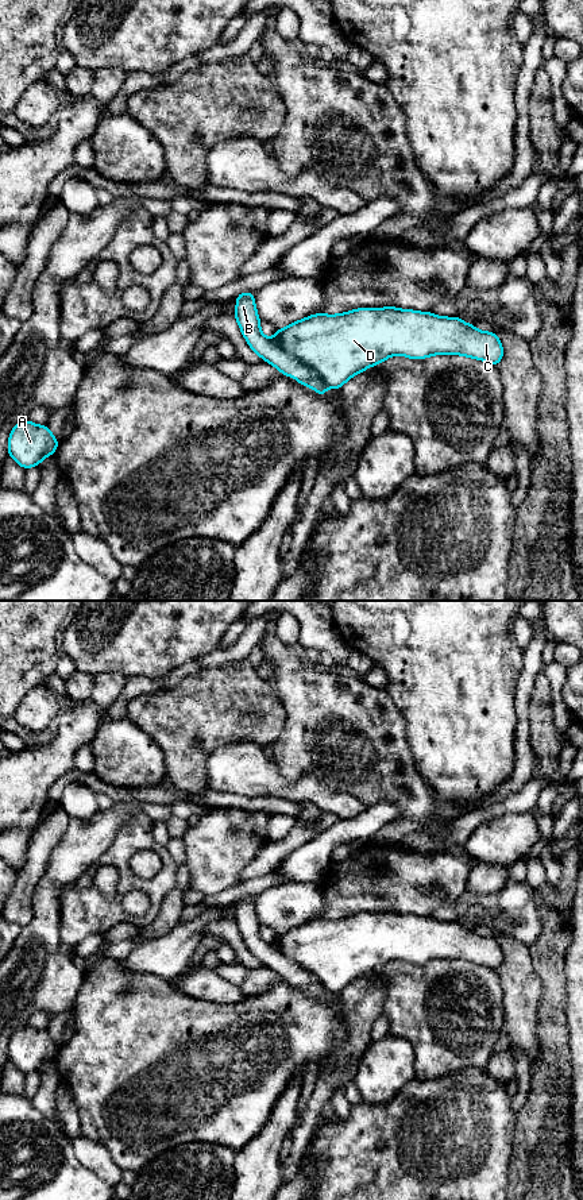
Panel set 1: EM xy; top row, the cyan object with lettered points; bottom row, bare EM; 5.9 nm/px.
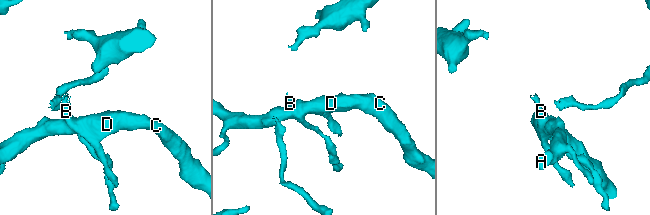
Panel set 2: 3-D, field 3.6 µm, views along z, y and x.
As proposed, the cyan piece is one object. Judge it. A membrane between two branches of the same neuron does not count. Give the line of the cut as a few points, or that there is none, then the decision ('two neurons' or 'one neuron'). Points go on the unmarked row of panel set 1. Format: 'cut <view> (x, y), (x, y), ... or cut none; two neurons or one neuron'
cut xy (273, 942), (285, 956), (307, 969), (327, 990); two neurons

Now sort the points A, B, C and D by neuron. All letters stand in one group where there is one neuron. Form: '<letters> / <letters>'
A C D / B

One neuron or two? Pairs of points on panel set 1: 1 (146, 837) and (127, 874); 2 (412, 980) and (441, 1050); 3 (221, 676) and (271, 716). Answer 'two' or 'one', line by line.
1: one
2: one
3: one

